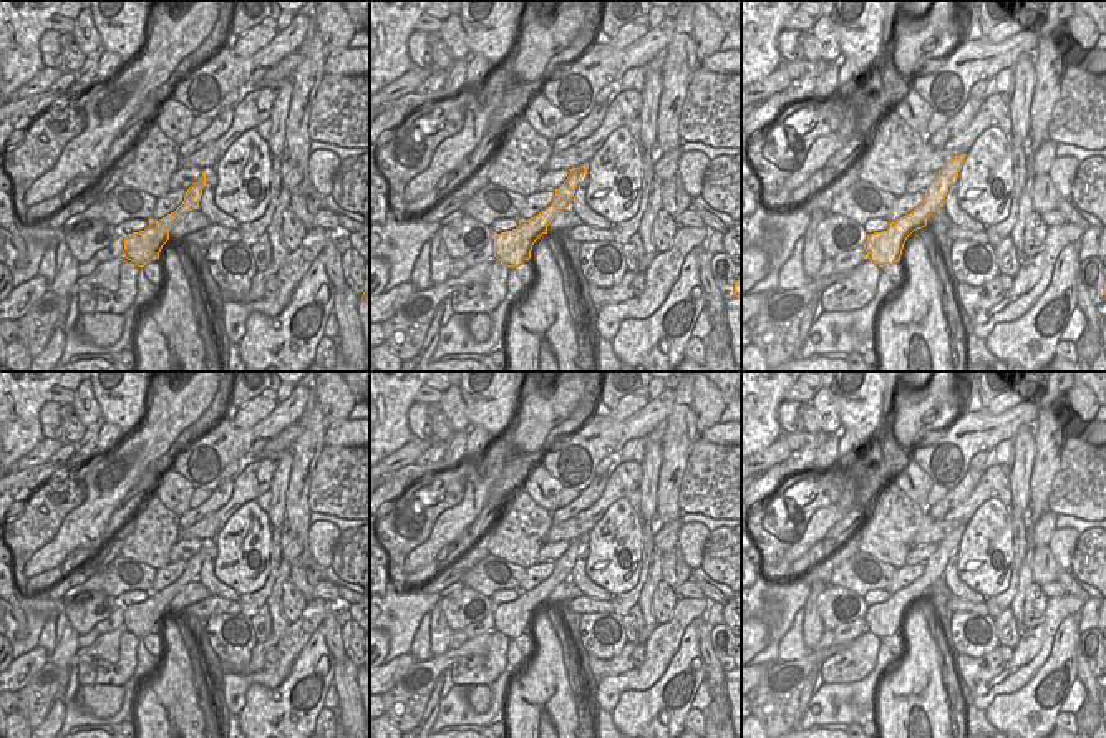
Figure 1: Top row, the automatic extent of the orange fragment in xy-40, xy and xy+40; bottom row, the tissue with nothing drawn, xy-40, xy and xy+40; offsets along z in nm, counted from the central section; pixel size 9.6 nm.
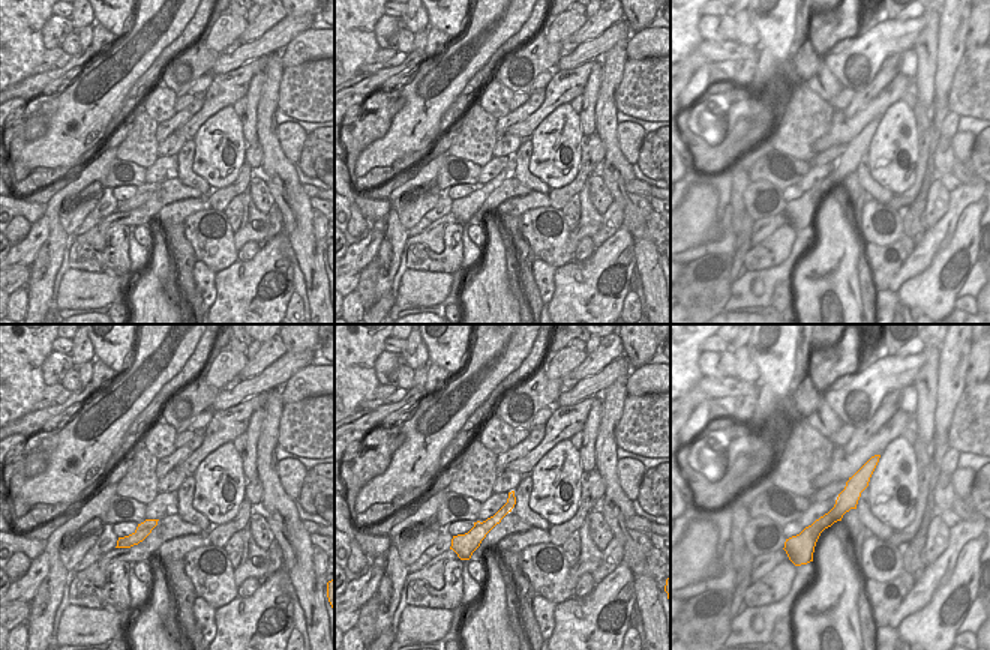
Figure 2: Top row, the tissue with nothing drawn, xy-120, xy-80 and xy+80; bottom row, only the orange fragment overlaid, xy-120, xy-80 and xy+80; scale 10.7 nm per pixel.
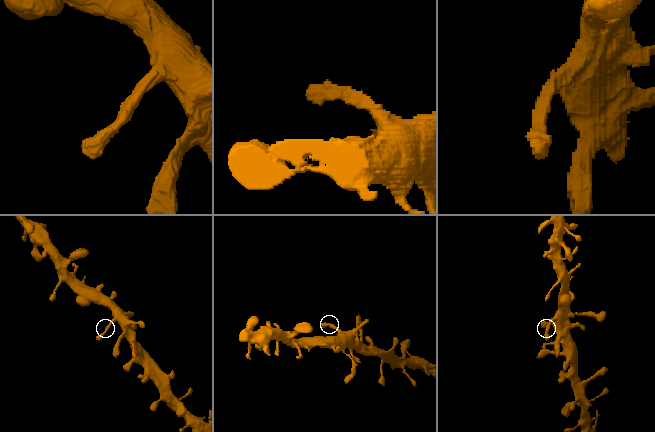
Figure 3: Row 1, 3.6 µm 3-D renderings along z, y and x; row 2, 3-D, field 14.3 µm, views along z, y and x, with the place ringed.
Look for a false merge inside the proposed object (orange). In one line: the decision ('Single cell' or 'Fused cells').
Single cell

